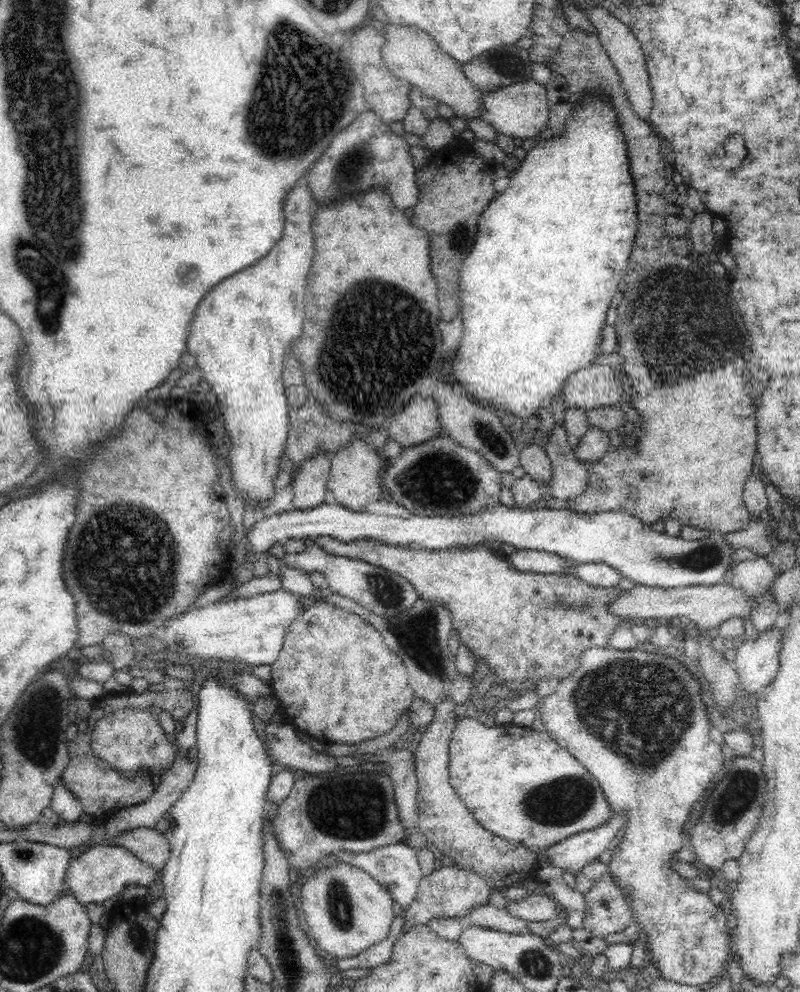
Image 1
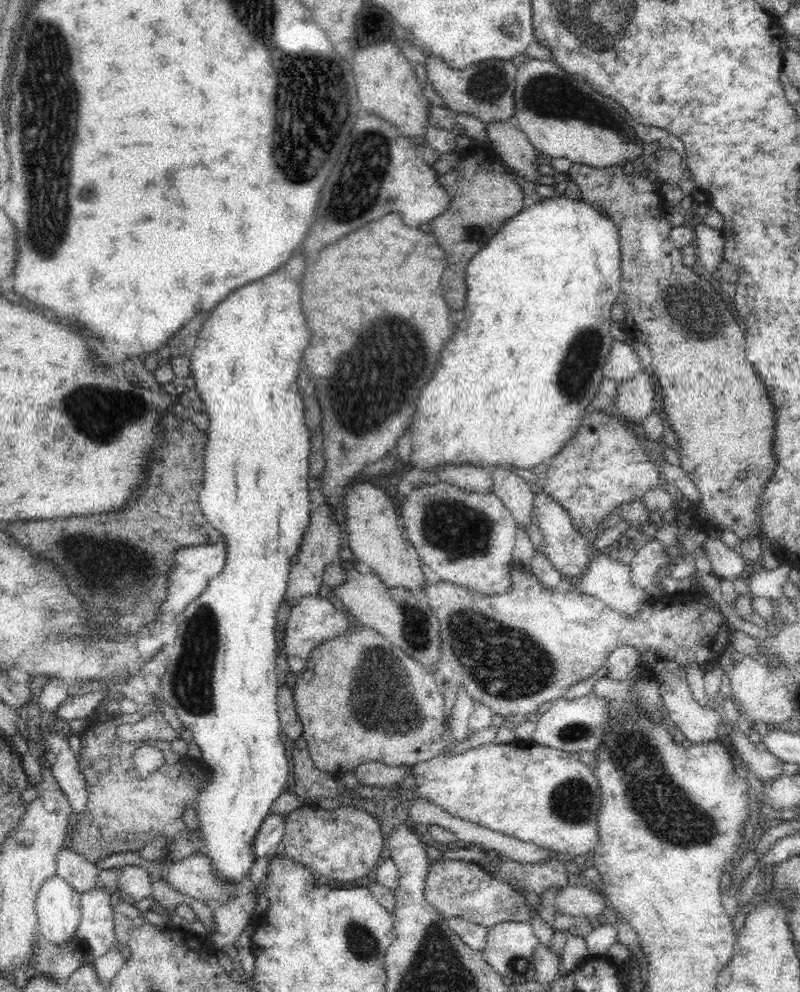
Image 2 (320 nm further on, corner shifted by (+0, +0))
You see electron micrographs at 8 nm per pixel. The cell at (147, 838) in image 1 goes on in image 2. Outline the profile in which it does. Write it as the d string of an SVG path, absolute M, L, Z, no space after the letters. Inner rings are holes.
M202 852L192 853L179 861L169 860L165 877L176 891L211 906L227 903L240 894L240 884L220 878L213 868L211 856Z

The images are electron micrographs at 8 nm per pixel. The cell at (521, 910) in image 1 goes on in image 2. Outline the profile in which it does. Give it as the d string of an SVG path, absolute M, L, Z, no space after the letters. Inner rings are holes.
M581 884L570 885L557 893L555 909L572 916L584 916L596 922L603 920L603 911L611 905L604 893Z

